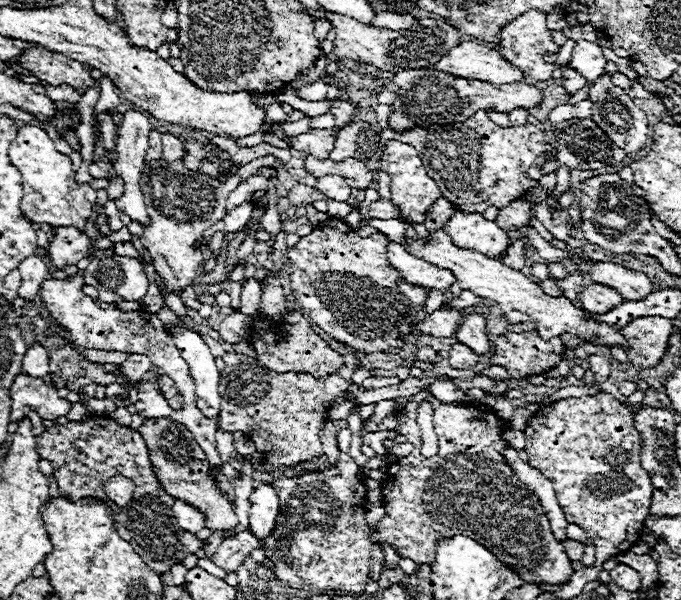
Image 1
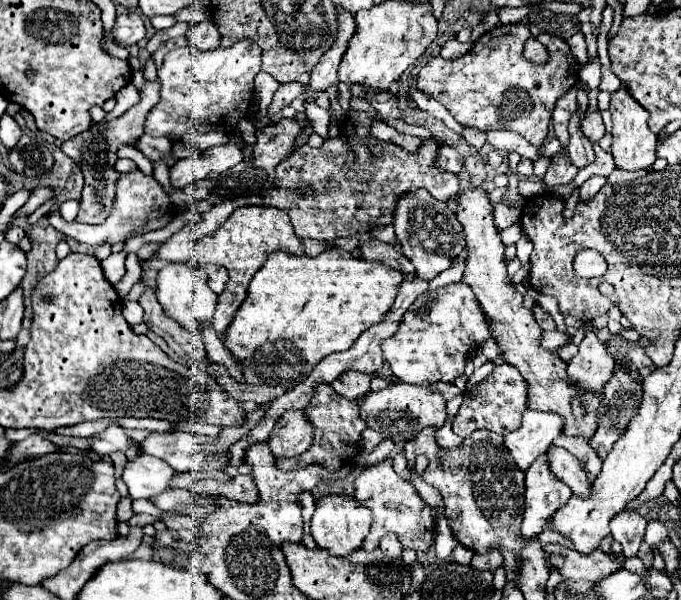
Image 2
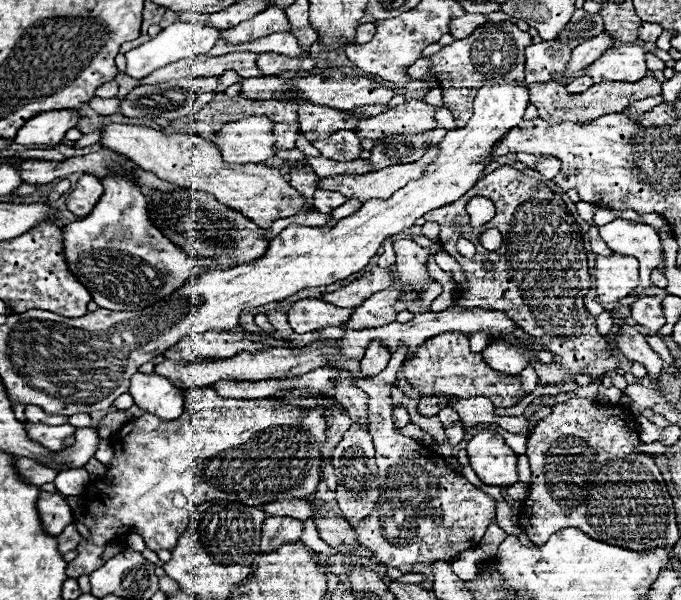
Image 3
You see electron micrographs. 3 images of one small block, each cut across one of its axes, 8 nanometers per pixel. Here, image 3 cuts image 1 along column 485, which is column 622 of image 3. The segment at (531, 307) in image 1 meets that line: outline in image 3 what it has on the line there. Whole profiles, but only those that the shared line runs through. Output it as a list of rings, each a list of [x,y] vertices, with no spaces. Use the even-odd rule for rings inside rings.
[[[596,256],[594,288],[602,302],[618,302],[638,286],[638,260],[632,256]]]

